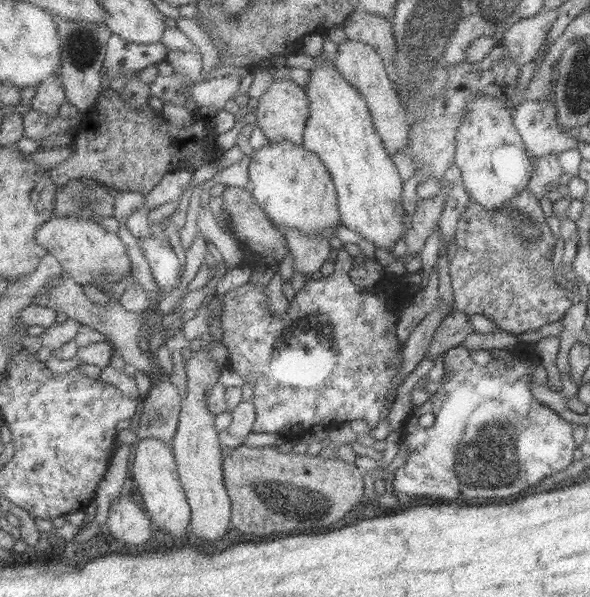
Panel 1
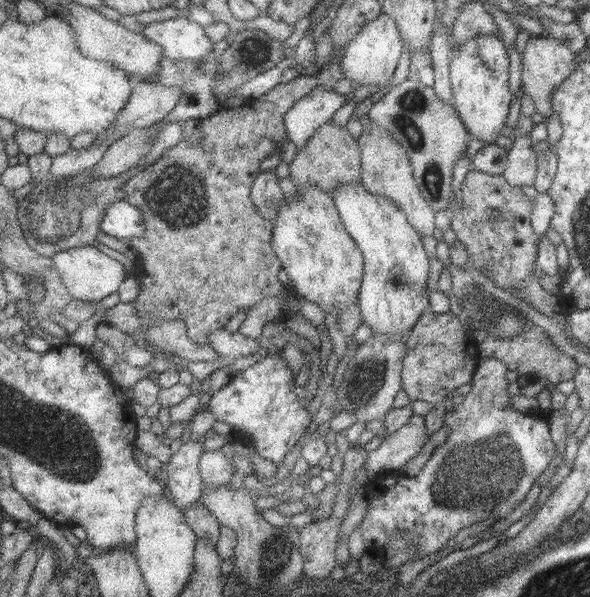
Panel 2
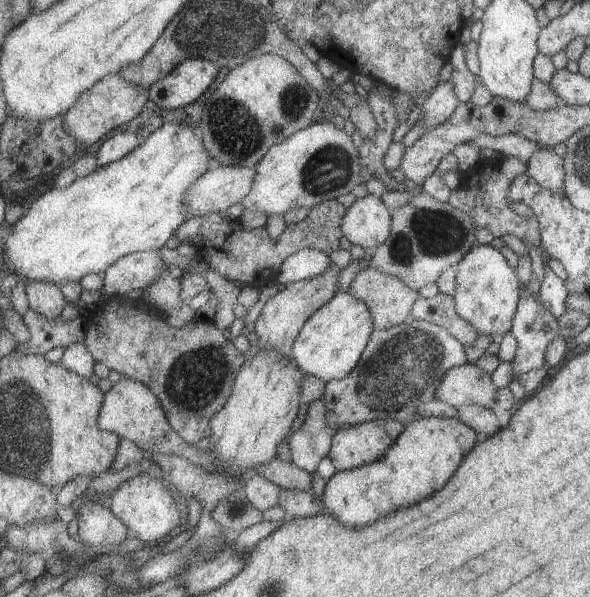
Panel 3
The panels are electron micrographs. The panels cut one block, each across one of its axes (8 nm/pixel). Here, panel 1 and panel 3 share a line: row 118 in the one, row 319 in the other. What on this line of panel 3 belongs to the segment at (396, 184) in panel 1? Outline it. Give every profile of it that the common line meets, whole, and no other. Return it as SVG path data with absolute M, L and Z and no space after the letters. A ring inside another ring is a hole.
M349 290L339 292L310 316L294 342L293 358L307 376L322 378L327 384L334 382L345 378L359 364L375 329L370 306Z

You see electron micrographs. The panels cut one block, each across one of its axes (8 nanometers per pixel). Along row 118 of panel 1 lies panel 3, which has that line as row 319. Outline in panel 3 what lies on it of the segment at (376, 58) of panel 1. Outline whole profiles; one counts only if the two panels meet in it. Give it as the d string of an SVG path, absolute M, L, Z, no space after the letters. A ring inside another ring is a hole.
M370 265L366 269L361 270L353 278L349 291L359 298L359 300L364 300L370 306L374 318L374 325L377 329L381 330L391 328L409 320L411 317L410 310L419 297L417 291L411 290L399 278L391 276Z

